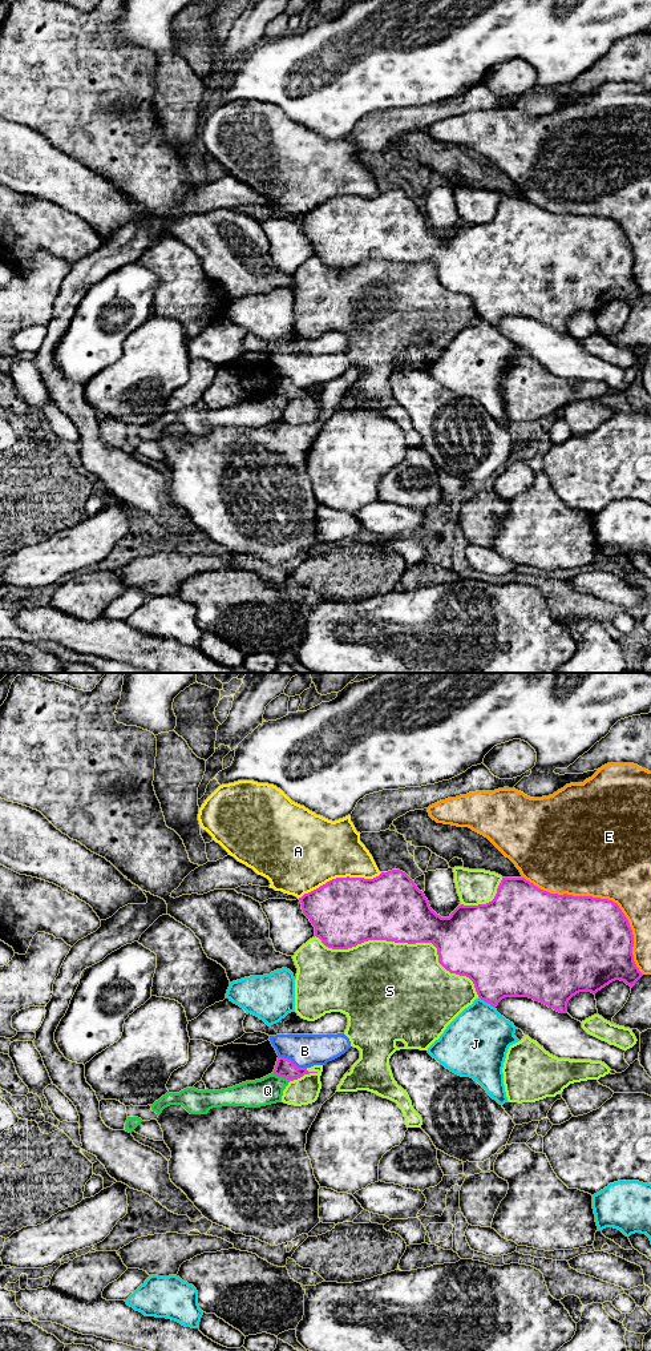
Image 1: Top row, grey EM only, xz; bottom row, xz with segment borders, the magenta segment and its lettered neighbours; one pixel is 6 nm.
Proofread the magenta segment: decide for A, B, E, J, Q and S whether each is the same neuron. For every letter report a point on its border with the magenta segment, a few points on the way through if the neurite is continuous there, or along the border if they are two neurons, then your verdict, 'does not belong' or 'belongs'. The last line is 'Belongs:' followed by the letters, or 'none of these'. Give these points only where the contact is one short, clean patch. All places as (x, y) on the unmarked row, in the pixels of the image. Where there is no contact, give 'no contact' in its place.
A: meets magenta in xz at (339, 197); does not belong
B: meets magenta in xz at (291, 380); border along xz (279, 375), (287, 376), (298, 386), (306, 387); does not belong
E: meets magenta in xz at (605, 218); does not belong
J: meets magenta in xz at (486, 321); does not belong
Q: meets magenta in xz at (280, 395); border along xz (273, 392), (288, 400); does not belong
S: meets magenta in xz at (407, 261); does not belong
Belongs: none of these

